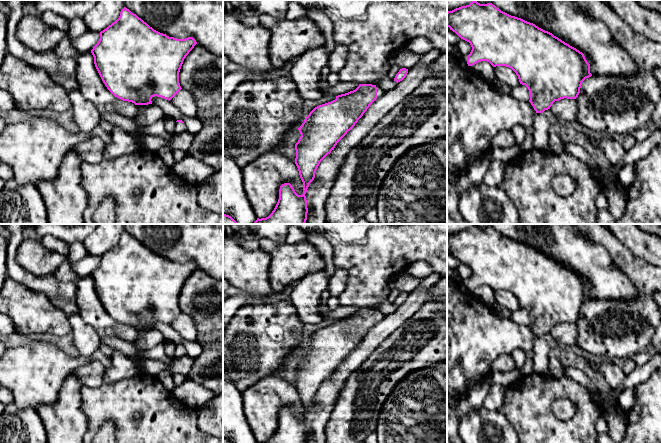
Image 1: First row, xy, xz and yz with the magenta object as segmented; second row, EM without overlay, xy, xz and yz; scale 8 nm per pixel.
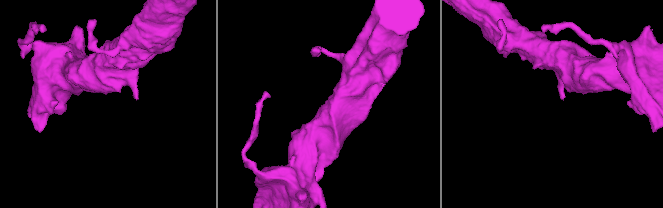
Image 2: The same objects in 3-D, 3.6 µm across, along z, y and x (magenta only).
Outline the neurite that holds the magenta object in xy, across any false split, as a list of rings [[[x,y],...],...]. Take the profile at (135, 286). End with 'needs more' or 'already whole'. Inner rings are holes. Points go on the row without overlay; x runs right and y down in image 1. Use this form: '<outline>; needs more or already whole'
[[[124,231],[119,242],[100,256],[100,263],[91,277],[103,307],[115,321],[135,329],[148,329],[152,328],[151,323],[154,320],[170,325],[182,313],[179,307],[179,296],[184,283],[196,268],[193,261],[177,263],[154,254],[136,238]]]; already whole

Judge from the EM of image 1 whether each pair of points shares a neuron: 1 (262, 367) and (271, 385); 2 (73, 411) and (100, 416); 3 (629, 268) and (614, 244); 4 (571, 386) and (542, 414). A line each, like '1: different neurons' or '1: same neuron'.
1: different neurons
2: different neurons
3: same neuron
4: same neuron

